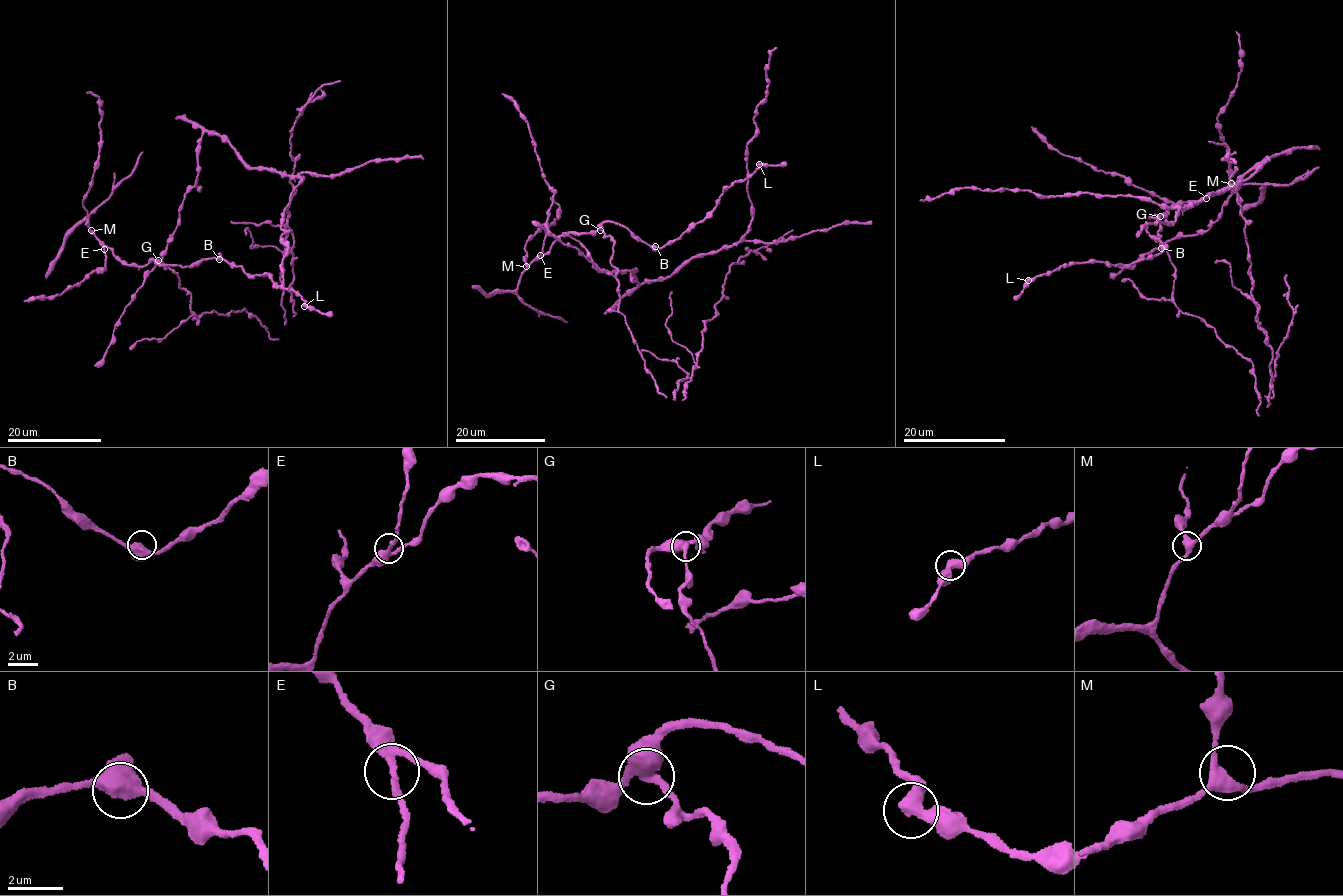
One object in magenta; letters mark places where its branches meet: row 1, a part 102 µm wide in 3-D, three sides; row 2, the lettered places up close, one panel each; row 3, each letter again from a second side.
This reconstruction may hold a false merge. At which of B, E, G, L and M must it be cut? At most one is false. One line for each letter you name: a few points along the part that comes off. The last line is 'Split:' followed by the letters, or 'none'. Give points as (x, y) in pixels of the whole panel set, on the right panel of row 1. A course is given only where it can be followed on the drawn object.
Split: G

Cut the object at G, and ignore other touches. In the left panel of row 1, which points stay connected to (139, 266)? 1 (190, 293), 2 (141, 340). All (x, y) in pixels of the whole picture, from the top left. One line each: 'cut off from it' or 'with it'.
1: cut off from it
2: cut off from it

